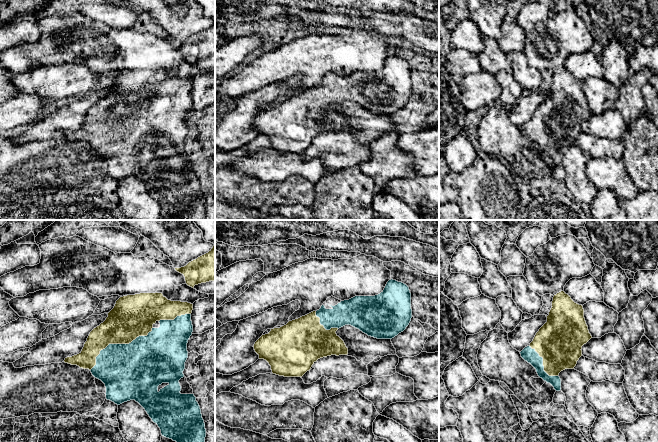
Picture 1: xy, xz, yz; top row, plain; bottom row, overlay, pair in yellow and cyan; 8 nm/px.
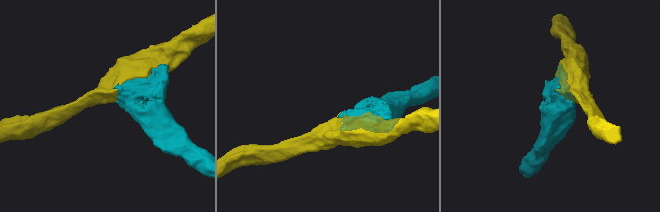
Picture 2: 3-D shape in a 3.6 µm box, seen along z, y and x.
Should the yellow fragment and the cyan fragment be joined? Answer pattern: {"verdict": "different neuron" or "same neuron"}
{"verdict": "same neuron"}

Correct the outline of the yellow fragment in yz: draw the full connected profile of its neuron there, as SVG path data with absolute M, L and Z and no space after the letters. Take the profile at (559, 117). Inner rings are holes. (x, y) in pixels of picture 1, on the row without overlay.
M561 67L553 73L547 98L520 130L536 145L540 154L560 167L559 149L574 145L582 132L582 122L591 114L583 82Z

